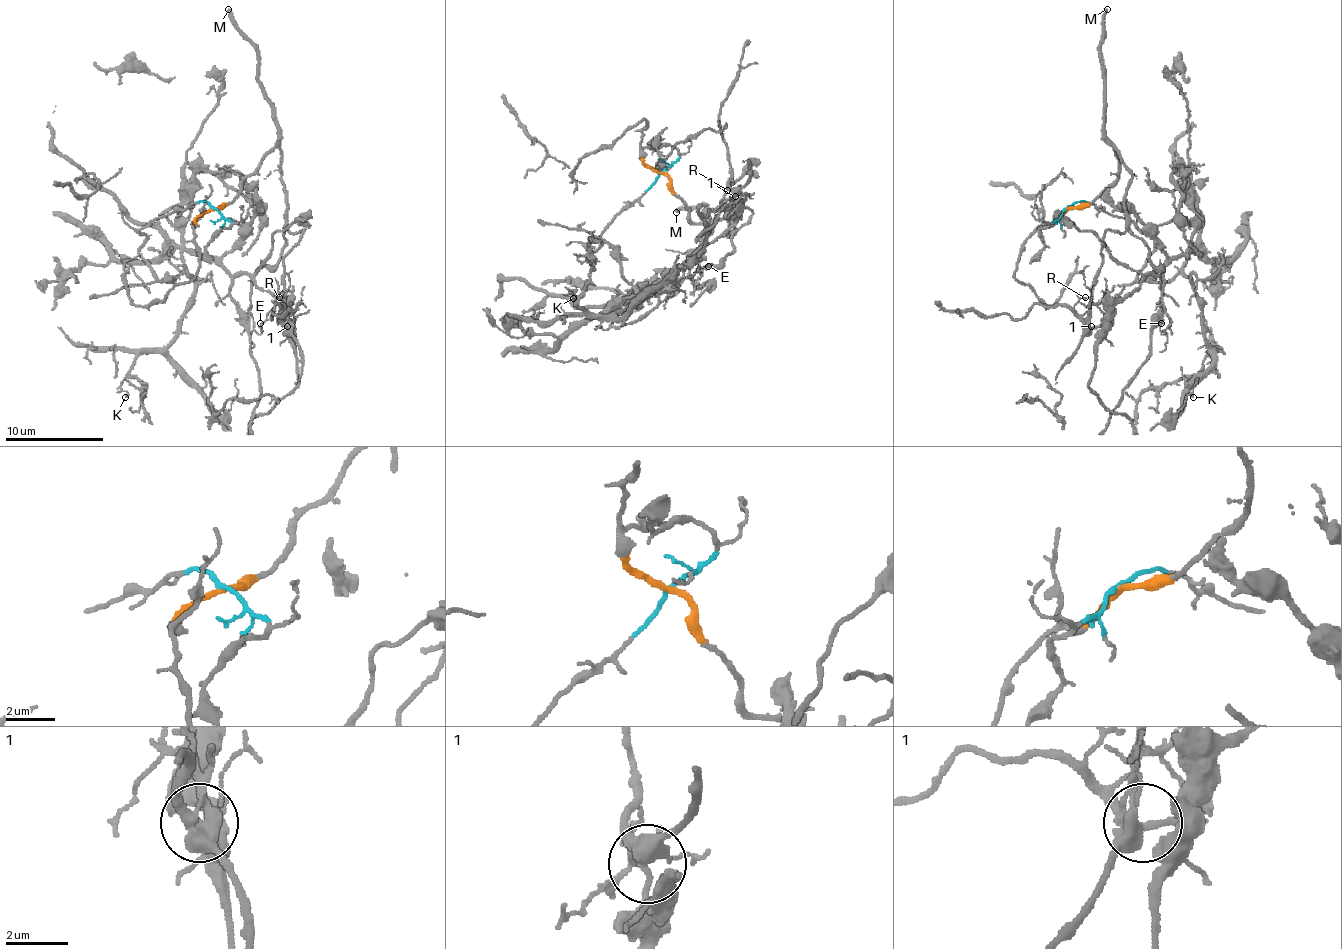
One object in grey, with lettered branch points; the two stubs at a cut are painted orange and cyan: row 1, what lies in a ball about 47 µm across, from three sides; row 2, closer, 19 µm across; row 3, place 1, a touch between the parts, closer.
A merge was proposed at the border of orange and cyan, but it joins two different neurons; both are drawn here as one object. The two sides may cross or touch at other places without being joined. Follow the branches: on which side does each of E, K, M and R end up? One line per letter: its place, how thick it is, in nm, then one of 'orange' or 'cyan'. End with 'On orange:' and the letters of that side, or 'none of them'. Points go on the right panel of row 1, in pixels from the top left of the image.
E: place (1161, 323); calibre 90 nm; orange
K: place (1193, 397); calibre 110 nm; cyan
M: place (1107, 9); calibre 320 nm; orange
R: place (1085, 297); calibre 90 nm; cyan
On orange: E, M

